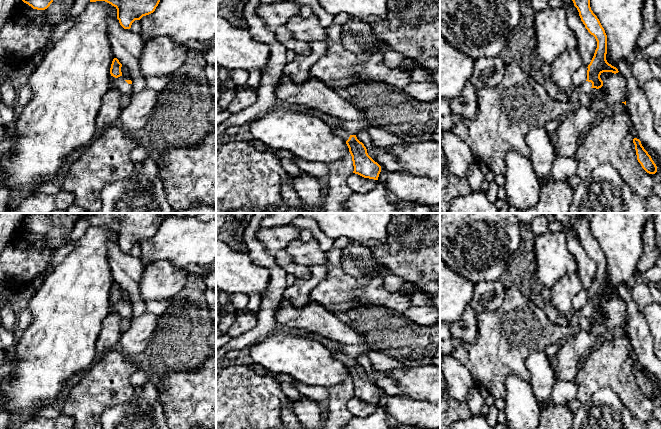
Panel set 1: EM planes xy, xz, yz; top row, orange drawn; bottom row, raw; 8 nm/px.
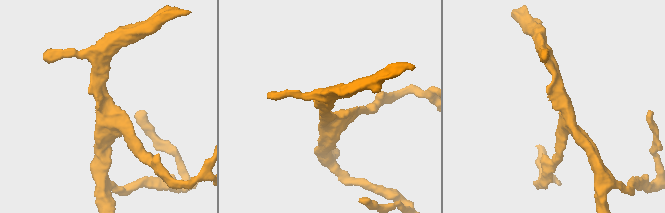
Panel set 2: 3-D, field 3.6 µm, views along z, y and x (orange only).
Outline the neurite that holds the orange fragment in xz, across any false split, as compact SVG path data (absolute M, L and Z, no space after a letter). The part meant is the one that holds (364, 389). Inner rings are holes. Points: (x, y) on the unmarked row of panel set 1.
M334 352L332 355L346 366L352 380L353 397L364 402L378 404L381 390L368 379L366 371L356 359L350 359L346 354L340 352Z

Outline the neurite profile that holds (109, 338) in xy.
M111 313L104 319L96 341L97 356L101 356L112 349L118 348L122 335L120 326L121 315L118 313Z

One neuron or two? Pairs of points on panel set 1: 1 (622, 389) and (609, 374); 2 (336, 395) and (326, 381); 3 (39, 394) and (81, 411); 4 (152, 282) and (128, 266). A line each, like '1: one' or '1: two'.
1: one
2: two
3: two
4: two

